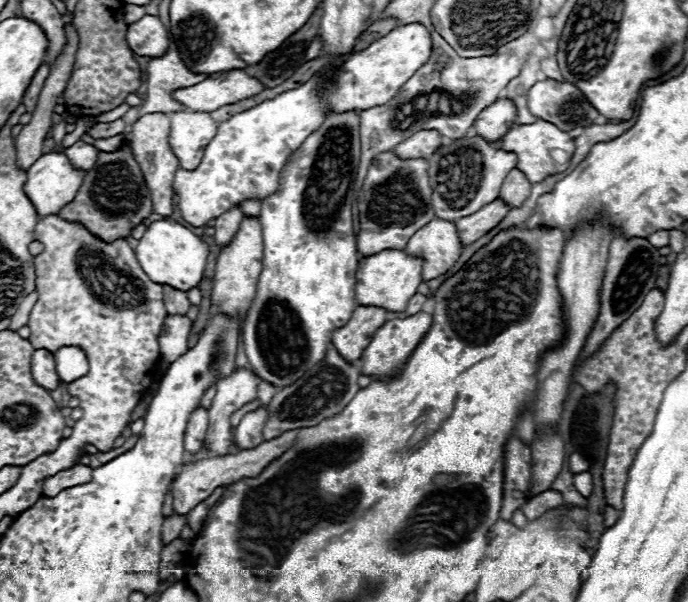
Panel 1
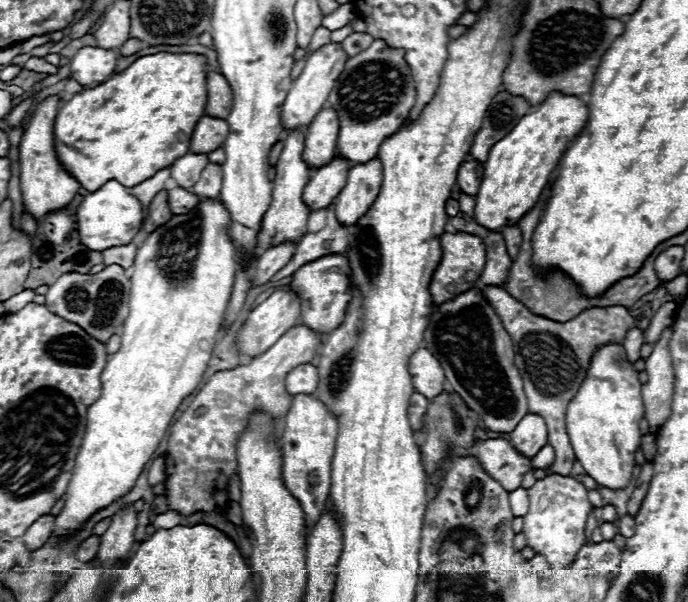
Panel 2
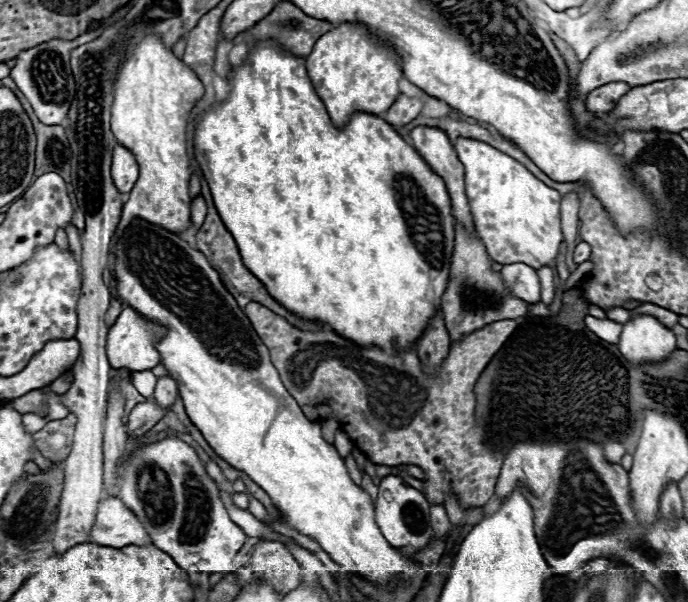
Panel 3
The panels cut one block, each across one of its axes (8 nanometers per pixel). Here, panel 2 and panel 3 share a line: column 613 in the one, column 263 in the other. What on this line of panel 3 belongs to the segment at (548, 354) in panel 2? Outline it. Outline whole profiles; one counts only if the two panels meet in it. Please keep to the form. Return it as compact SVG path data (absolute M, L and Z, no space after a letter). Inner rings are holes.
M250 302L244 308L244 312L250 318L256 334L268 346L272 364L280 372L286 390L298 402L298 406L302 408L304 416L310 422L336 418L338 426L348 434L354 446L366 454L366 458L372 464L420 466L426 472L424 494L430 500L430 504L444 504L446 496L454 496L464 508L478 508L484 506L494 496L494 486L504 456L502 452L492 450L492 446L484 440L486 438L484 426L476 424L474 384L482 374L482 370L486 368L486 364L492 360L492 356L516 330L518 326L516 320L498 320L480 328L476 334L468 334L468 338L462 338L450 348L450 354L444 360L438 378L428 378L422 372L414 348L402 352L402 356L400 354L392 356L382 352L380 348L362 348L358 344L352 344L328 328L322 328L318 332L302 332L290 326L282 316L274 314L272 310L264 308L258 302Z

